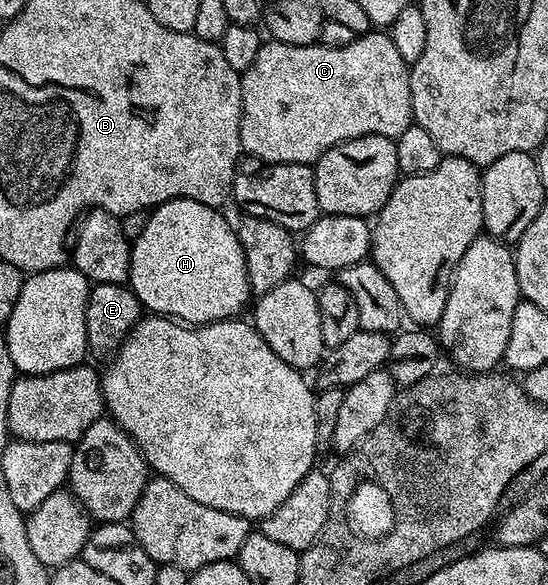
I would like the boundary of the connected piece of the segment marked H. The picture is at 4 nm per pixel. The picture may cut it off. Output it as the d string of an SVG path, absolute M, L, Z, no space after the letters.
M184 198L162 202L148 213L145 232L131 242L129 268L129 285L144 311L184 324L206 324L234 319L238 315L235 313L246 304L247 297L252 297L242 246L232 223L227 223L219 213L214 206Z

